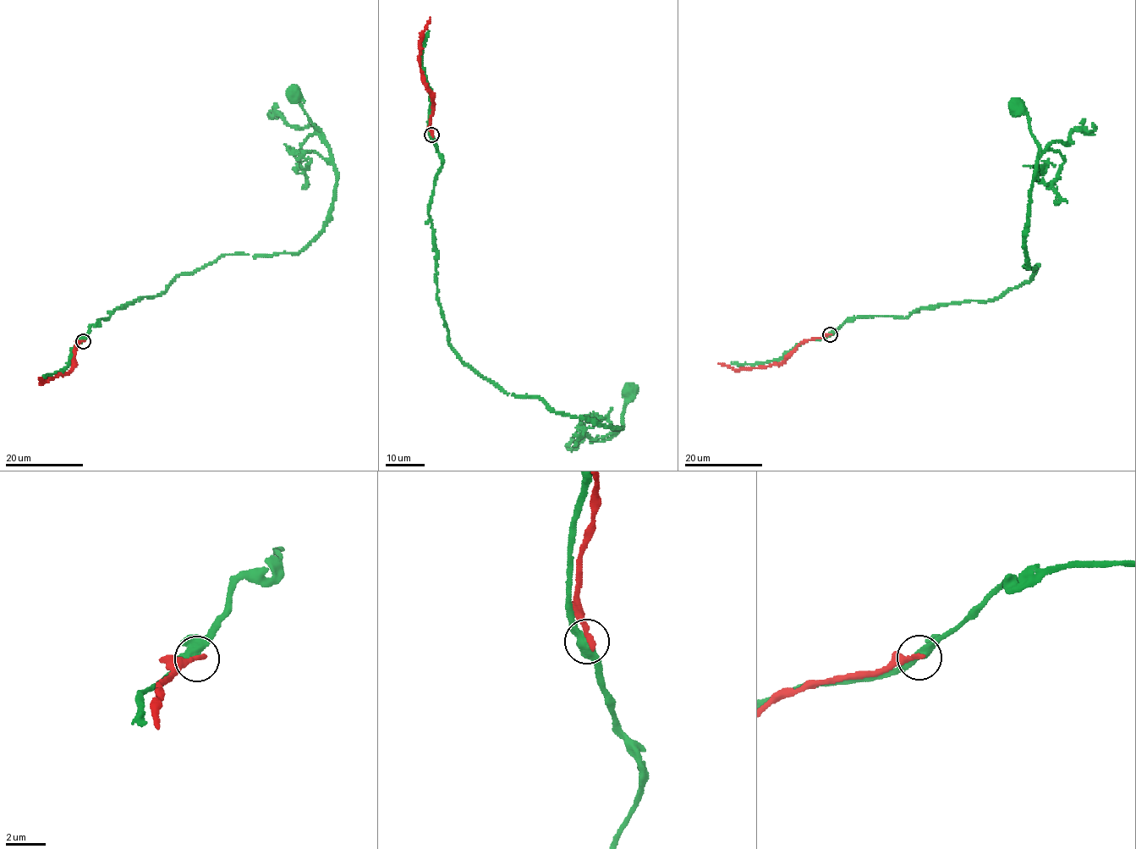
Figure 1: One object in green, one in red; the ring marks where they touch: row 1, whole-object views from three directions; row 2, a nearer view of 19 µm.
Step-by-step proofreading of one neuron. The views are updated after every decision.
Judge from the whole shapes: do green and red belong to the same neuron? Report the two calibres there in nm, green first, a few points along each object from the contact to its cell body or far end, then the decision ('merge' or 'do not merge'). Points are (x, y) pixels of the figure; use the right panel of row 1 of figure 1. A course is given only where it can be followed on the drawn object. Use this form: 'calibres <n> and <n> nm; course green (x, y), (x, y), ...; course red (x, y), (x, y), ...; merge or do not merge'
calibres 440 and 280 nm; course green (830, 335), (850, 319), (907, 317), (1028, 283), (1037, 267), (1023, 267), (1024, 240), (1039, 148), (1018, 106); course red (830, 335), (804, 341), (778, 364), (735, 369), (718, 363); do not merge

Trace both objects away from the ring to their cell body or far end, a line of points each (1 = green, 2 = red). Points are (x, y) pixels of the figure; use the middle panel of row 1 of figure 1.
1: (431, 135), (441, 158), (428, 213), (452, 350), (508, 394), (613, 428), (623, 427), (628, 393)
2: (431, 135), (433, 104), (419, 66), (420, 32), (430, 18)

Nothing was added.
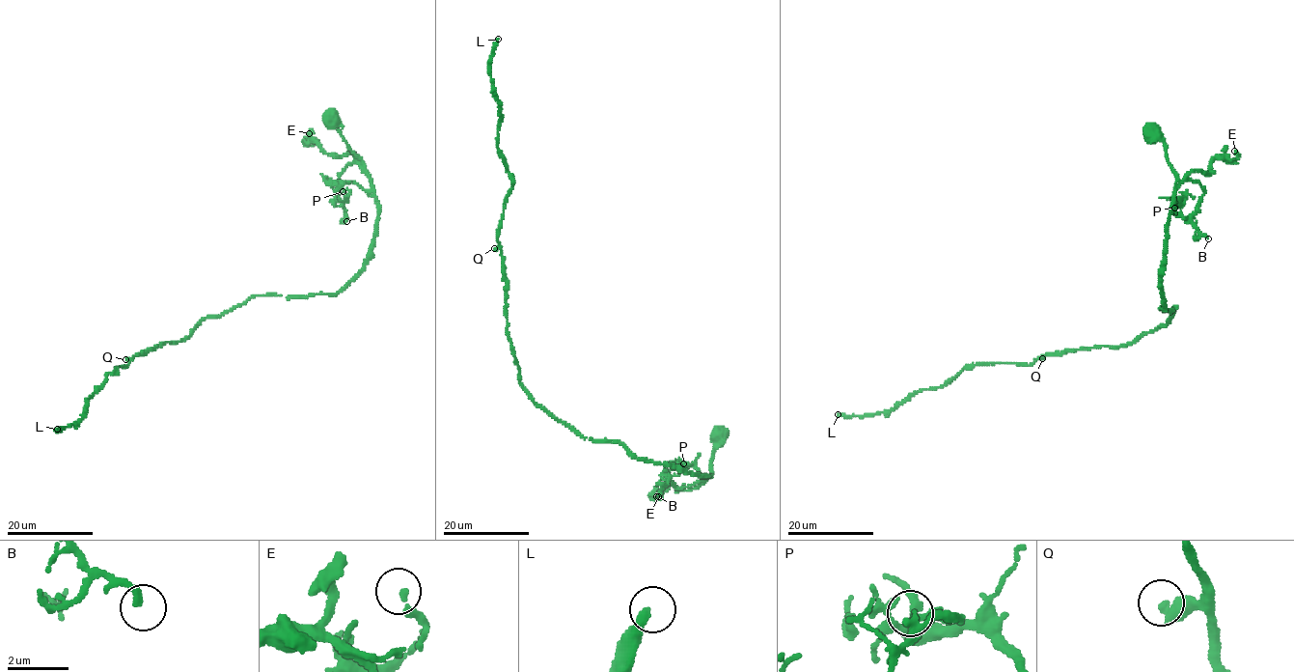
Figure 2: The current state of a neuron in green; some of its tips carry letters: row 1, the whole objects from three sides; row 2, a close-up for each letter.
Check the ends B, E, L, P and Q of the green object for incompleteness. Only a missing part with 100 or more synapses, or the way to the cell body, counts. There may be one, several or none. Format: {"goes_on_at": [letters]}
{"goes_on_at": ["L"]}

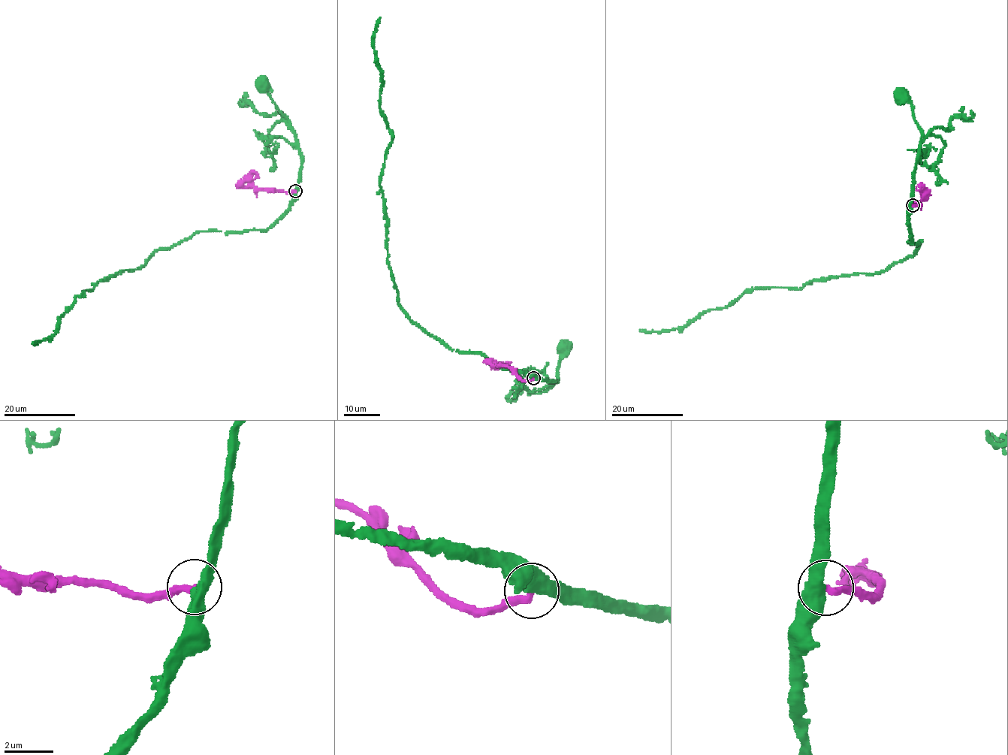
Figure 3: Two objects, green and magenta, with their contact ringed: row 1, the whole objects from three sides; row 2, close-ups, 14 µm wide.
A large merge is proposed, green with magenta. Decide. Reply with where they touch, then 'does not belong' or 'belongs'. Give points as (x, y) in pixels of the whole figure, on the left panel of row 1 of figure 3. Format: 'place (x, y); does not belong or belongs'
place (295, 191); belongs

